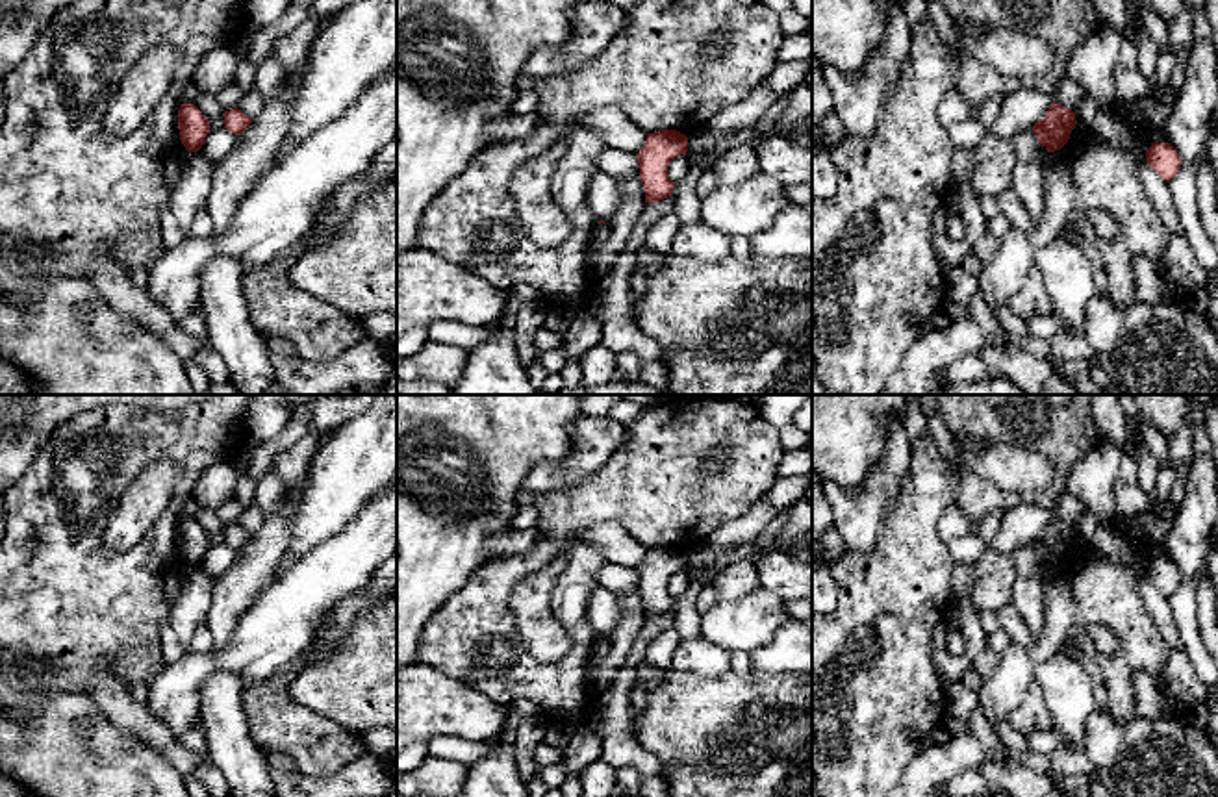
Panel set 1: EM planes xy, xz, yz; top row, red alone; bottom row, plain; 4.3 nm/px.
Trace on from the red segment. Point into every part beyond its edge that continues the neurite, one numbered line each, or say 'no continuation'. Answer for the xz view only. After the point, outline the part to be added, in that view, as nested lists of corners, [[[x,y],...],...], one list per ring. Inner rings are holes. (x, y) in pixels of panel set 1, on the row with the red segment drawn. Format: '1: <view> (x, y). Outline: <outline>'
no continuation

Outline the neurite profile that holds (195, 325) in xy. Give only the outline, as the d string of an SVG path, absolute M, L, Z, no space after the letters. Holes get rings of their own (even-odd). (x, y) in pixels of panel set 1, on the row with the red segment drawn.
M193 311L187 317L184 317L178 328L200 341L208 339L206 319L200 311Z

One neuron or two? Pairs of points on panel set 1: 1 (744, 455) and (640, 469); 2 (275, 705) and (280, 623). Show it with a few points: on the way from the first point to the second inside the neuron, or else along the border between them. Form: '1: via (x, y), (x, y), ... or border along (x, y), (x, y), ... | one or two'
1: via (720, 438), (679, 438), (666, 451) | one
2: border along (299, 657), (267, 679) | two

